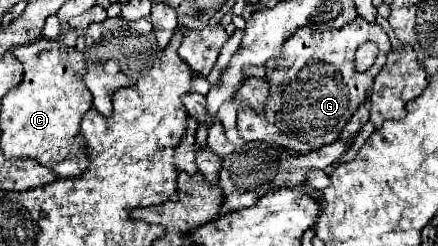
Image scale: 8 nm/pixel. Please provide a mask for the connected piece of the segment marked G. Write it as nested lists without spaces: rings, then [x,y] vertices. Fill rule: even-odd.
[[[360,16],[340,30],[320,32],[320,30],[312,30],[312,28],[306,28],[306,26],[300,28],[296,34],[292,34],[284,42],[280,56],[274,58],[274,62],[272,60],[266,62],[266,80],[268,80],[270,90],[268,90],[268,98],[264,102],[264,110],[256,112],[250,106],[240,106],[238,108],[240,138],[244,142],[250,142],[250,140],[270,142],[274,146],[294,150],[298,154],[308,154],[308,152],[314,152],[314,150],[318,150],[326,144],[336,142],[342,128],[348,124],[352,114],[364,102],[366,90],[372,88],[372,80],[380,72],[380,68],[384,66],[388,50],[390,50],[390,40],[388,40],[388,34],[384,32],[384,28],[380,24],[370,24]],[[364,42],[378,44],[378,58],[368,72],[360,74],[360,72],[354,70],[354,52]]]

